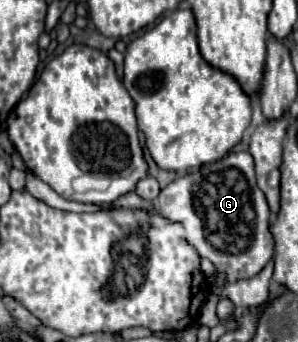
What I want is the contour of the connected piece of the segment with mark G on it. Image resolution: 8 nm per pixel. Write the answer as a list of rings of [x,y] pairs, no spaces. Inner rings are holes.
[[[228,153],[224,159],[194,169],[174,179],[160,191],[158,211],[184,225],[186,239],[196,247],[200,257],[214,263],[216,271],[226,273],[228,283],[258,275],[274,255],[274,239],[270,237],[270,209],[264,193],[256,185],[254,159],[250,153]]]

